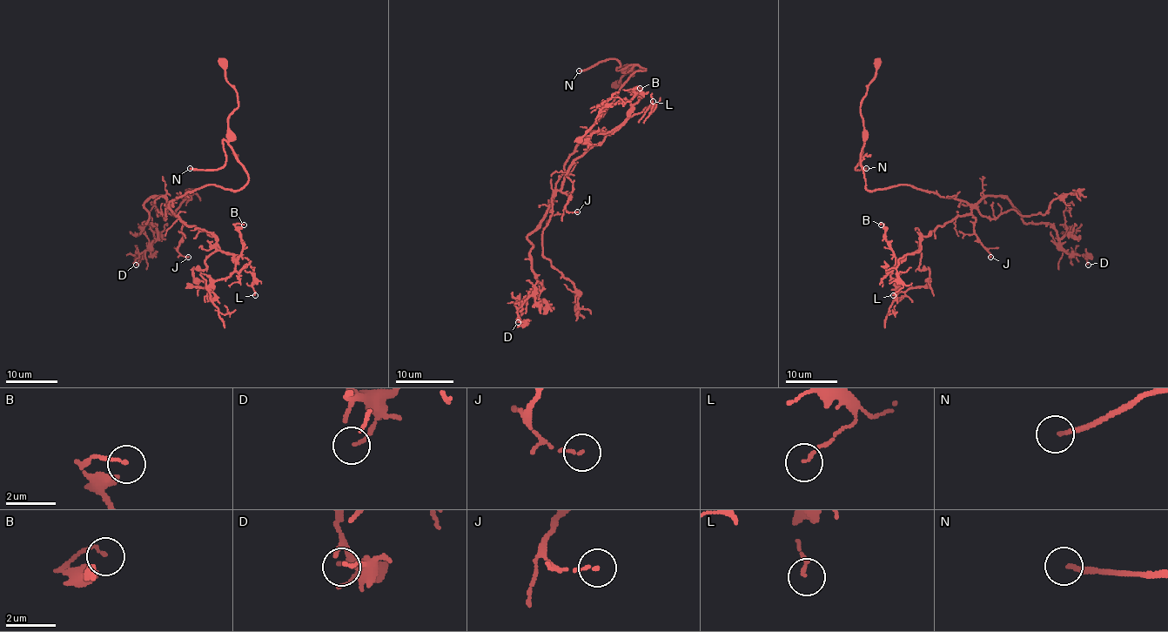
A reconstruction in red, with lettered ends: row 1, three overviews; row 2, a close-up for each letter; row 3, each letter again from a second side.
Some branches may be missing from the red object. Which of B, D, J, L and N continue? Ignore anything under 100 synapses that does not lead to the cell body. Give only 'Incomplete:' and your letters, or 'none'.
Incomplete: N

